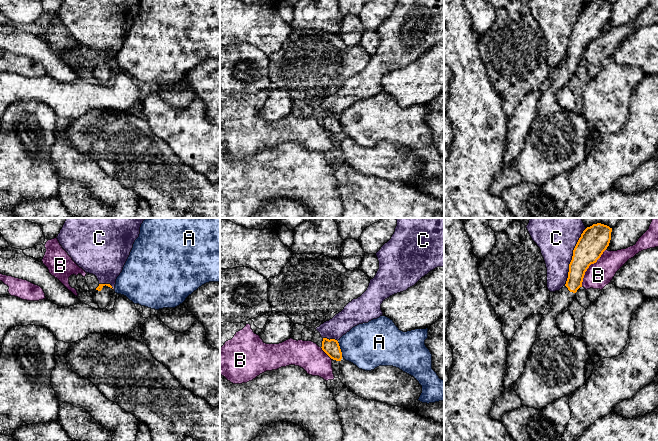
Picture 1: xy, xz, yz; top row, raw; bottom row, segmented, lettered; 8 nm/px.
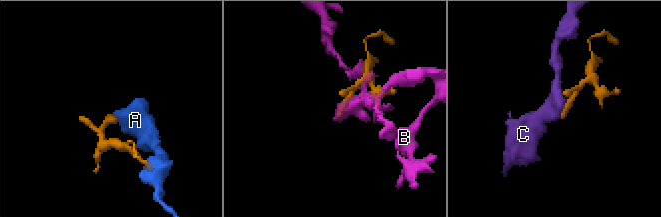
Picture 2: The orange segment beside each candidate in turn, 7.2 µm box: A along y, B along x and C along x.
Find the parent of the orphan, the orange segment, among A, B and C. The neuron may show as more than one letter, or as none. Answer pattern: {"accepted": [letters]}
{"accepted": []}

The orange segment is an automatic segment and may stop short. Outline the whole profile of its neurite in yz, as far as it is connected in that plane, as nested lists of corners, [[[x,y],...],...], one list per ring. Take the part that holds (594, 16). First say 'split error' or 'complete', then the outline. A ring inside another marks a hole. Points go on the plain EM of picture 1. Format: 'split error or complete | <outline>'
split error | [[[593,0],[581,10],[566,60],[554,68],[552,83],[543,89],[524,147],[513,162],[524,182],[543,185],[556,175],[570,172],[587,157],[587,122],[582,114],[560,107],[556,93],[574,77],[585,48],[609,22],[611,8],[607,1]]]

